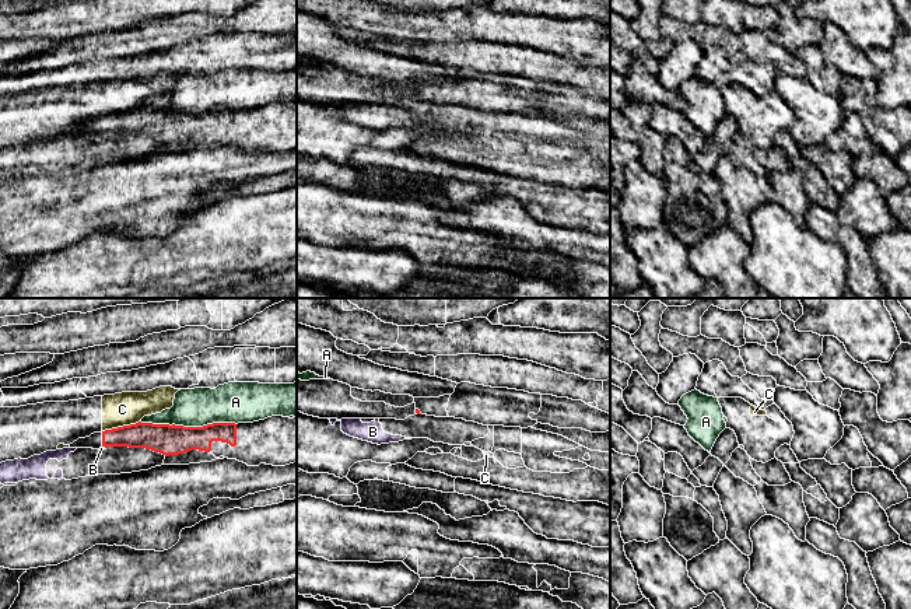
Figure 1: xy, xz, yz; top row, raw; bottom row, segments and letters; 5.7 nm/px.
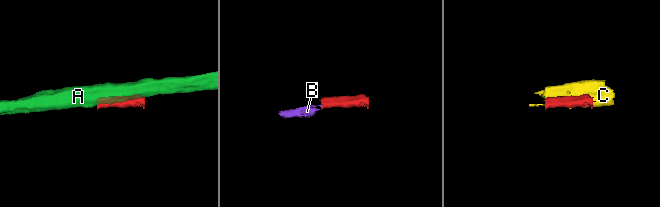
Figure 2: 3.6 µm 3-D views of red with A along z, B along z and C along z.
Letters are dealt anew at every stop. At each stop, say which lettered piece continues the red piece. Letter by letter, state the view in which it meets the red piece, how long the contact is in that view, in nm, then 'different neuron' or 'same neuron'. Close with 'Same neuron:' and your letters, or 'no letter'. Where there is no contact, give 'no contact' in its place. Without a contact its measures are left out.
A: xy | 550 nm | different neuron
B: xy | 30 nm | different neuron
C: xy | 240 nm | different neuron
Same neuron: no letter

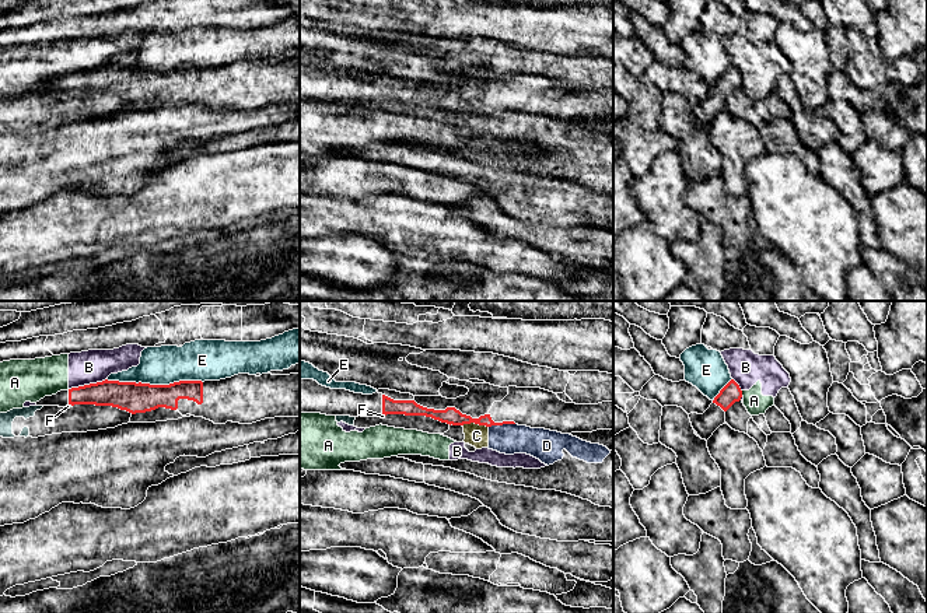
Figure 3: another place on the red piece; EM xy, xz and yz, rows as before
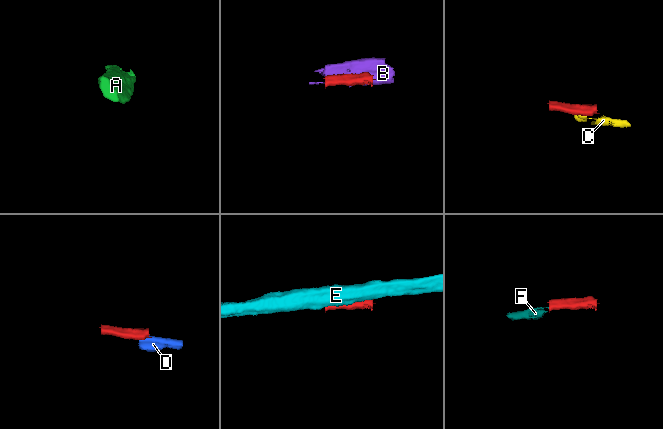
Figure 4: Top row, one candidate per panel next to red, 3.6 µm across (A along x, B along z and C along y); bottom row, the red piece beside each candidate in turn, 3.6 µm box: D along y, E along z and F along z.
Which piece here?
A: yz | 30 nm | different neuron
B: xy | 240 nm | different neuron
C: xz | 150 nm | different neuron
D: xz | 150 nm | different neuron
E: xy | 550 nm | different neuron
F: xy | 30 nm | different neuron
Same neuron: no letter

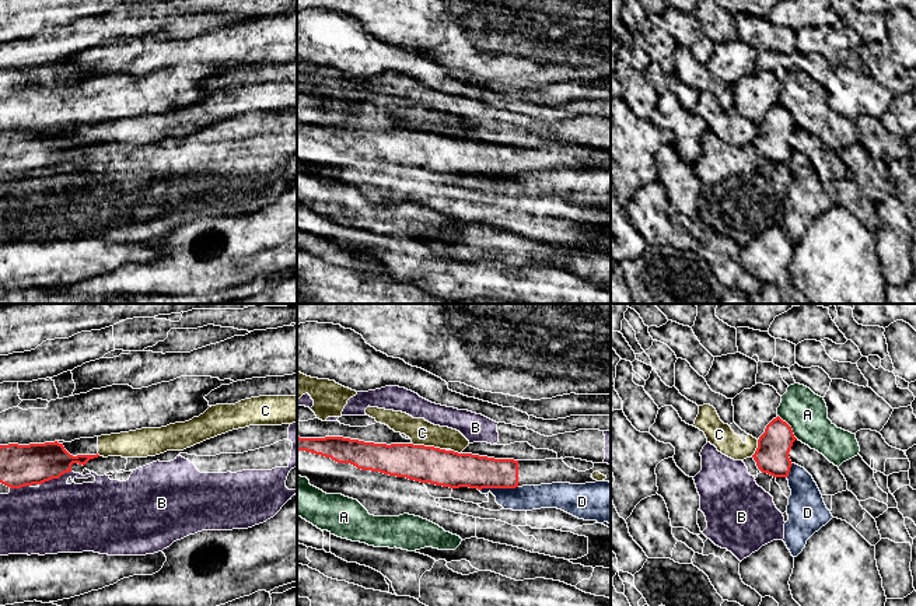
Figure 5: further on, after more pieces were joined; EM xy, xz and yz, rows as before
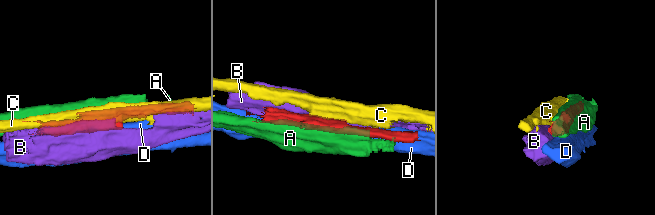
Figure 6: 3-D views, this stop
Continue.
A: yz | 180 nm | different neuron
B: xy | 200 nm | different neuron
C: xz | 200 nm | different neuron
D: xz | 220 nm | different neuron
Same neuron: no letter

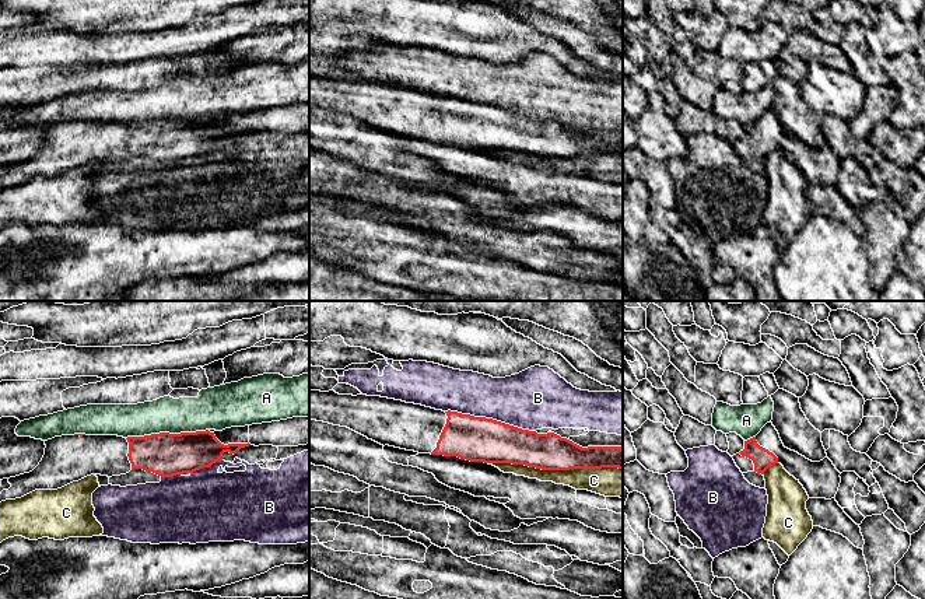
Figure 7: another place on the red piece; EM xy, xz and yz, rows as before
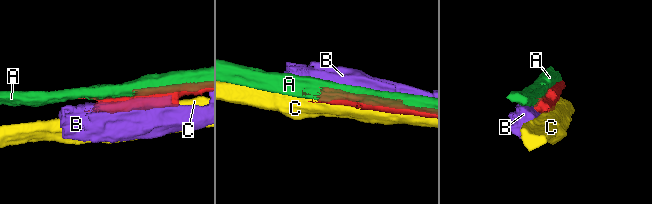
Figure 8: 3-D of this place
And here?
A: xy | 480 nm | different neuron
B: xz | 550 nm | different neuron
C: xz | 750 nm | different neuron
Same neuron: no letter

